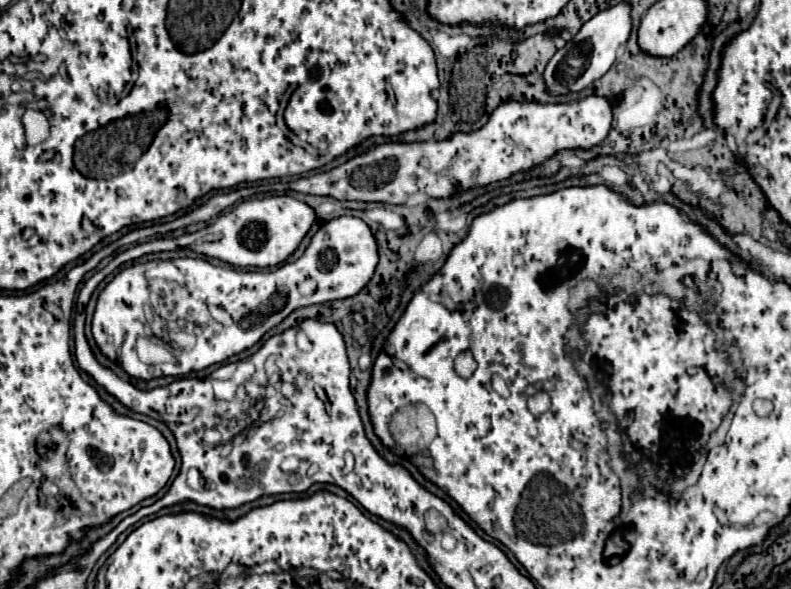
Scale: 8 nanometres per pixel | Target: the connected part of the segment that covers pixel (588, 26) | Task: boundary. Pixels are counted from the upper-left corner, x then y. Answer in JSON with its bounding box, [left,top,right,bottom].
[543,4,631,96]

